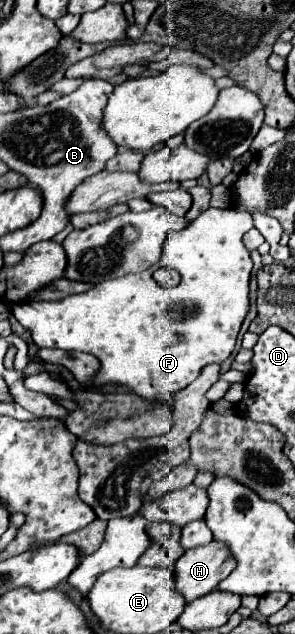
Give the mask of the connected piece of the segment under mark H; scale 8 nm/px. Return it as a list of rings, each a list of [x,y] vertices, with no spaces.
[[[211,542],[203,548],[187,550],[175,564],[173,580],[175,590],[185,596],[185,602],[193,602],[217,588],[217,584],[229,576],[235,568],[231,554],[223,544]]]

